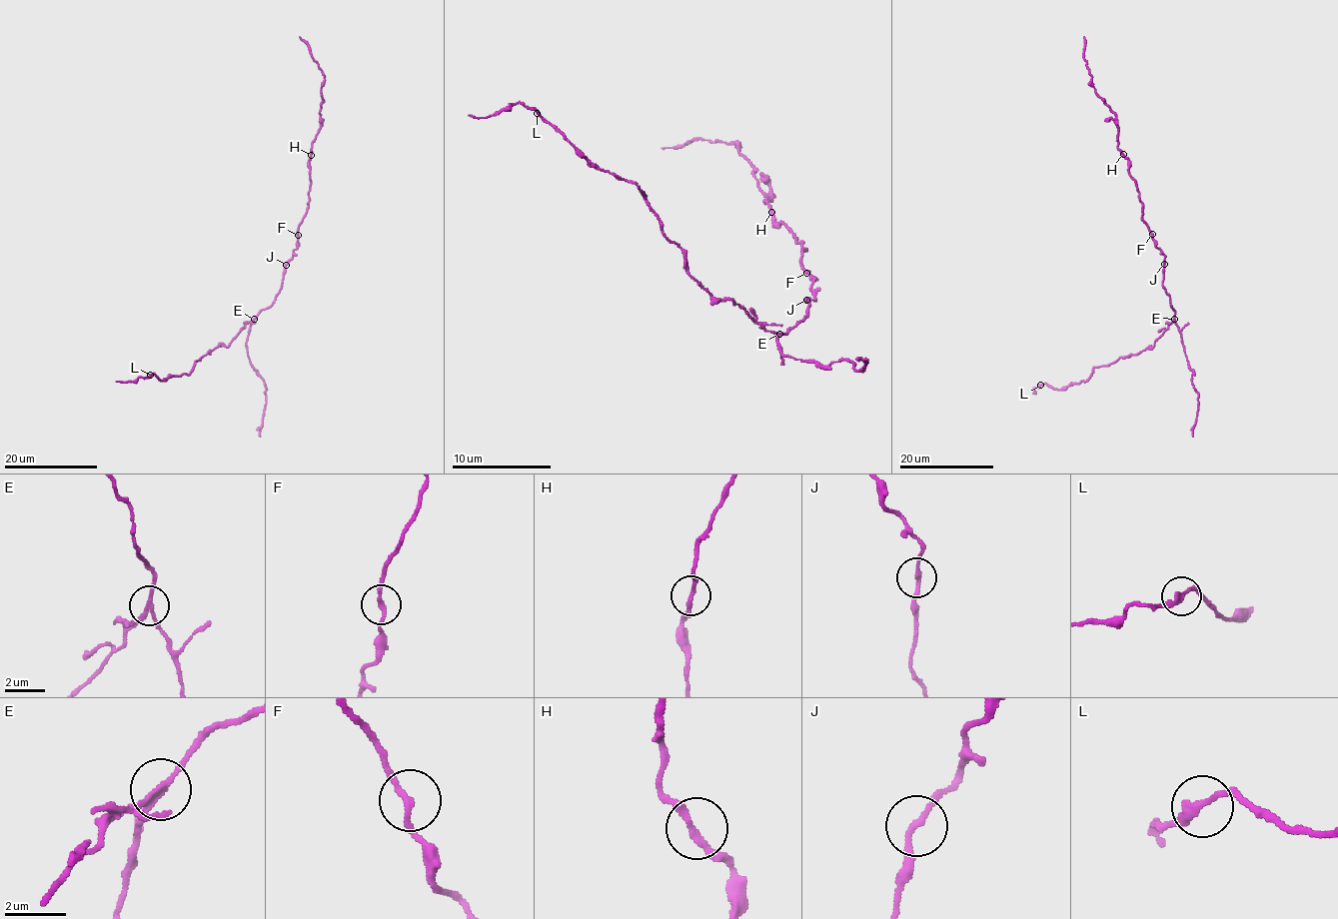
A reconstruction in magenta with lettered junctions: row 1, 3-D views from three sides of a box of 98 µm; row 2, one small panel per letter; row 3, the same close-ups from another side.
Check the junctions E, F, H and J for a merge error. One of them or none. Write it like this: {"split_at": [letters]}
{"split_at": ["E"]}

